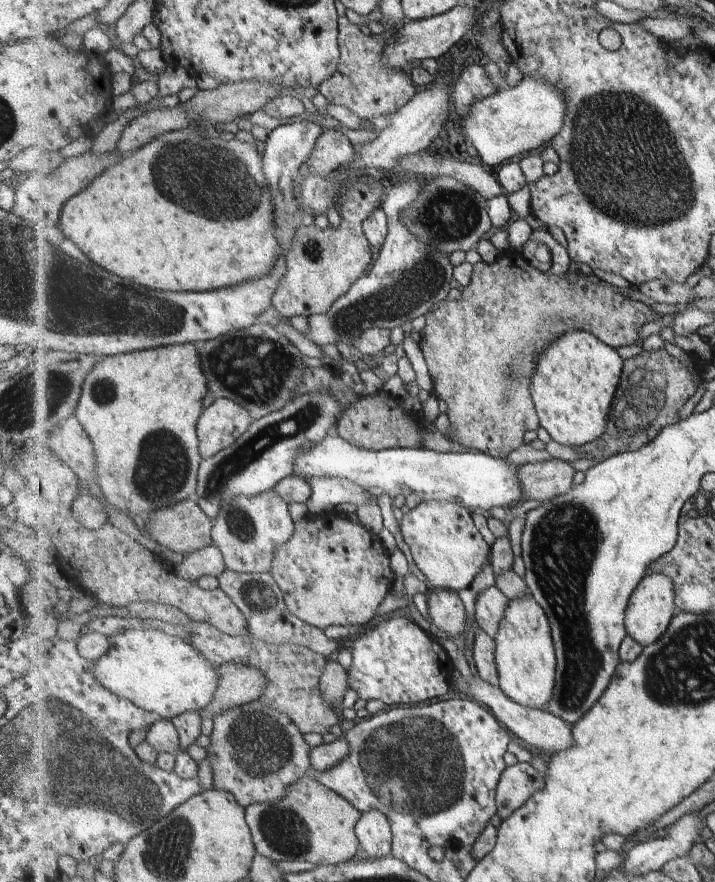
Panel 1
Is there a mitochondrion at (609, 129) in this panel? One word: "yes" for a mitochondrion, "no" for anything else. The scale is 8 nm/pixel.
yes

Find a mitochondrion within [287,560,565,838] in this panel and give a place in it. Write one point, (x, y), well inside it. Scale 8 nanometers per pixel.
(419, 756)

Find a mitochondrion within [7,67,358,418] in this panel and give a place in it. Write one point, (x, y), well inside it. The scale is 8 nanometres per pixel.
(211, 179)

